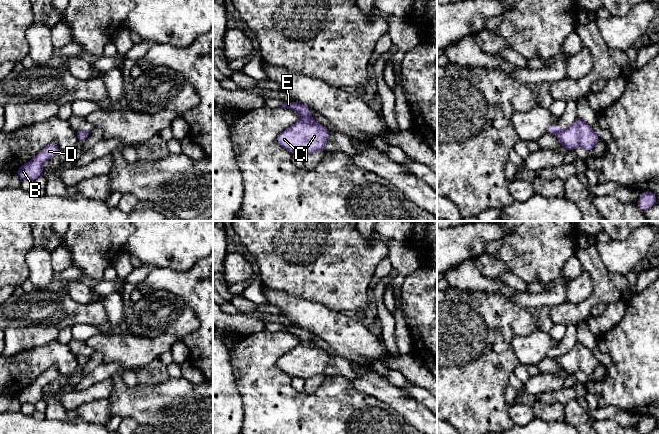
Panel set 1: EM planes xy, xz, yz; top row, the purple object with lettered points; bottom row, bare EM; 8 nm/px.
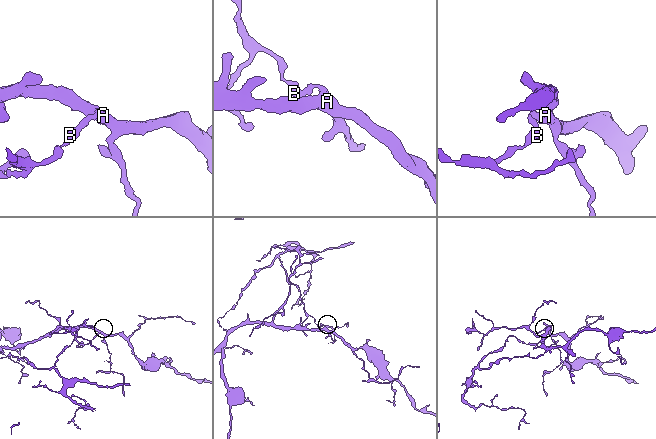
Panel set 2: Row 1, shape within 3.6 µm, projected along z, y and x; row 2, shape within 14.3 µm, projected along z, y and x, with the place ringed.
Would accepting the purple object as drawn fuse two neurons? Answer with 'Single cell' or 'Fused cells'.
Fused cells

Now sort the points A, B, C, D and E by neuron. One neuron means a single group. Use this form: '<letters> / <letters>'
A C / B D E

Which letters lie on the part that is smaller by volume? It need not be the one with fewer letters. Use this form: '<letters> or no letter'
B, D, E

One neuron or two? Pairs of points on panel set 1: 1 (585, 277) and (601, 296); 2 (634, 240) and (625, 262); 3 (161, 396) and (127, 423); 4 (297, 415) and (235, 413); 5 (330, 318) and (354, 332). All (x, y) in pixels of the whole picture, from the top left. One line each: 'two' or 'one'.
1: two
2: one
3: two
4: two
5: one

